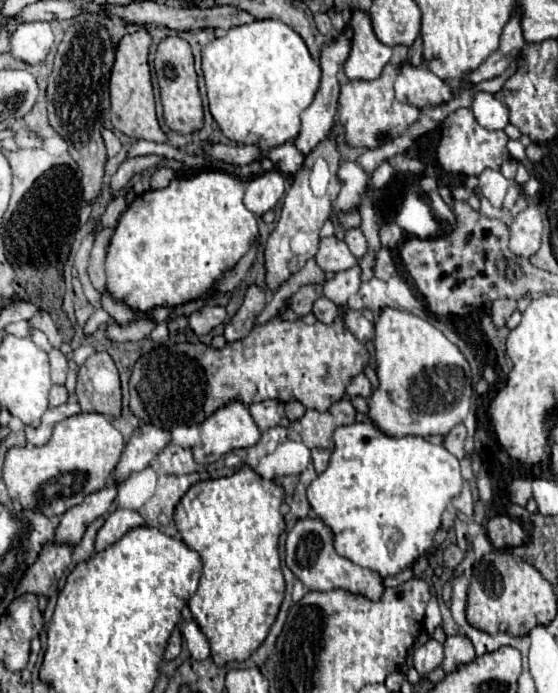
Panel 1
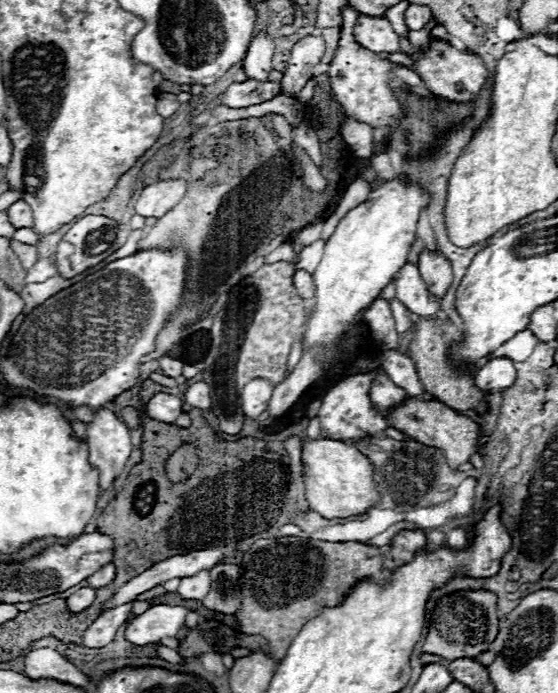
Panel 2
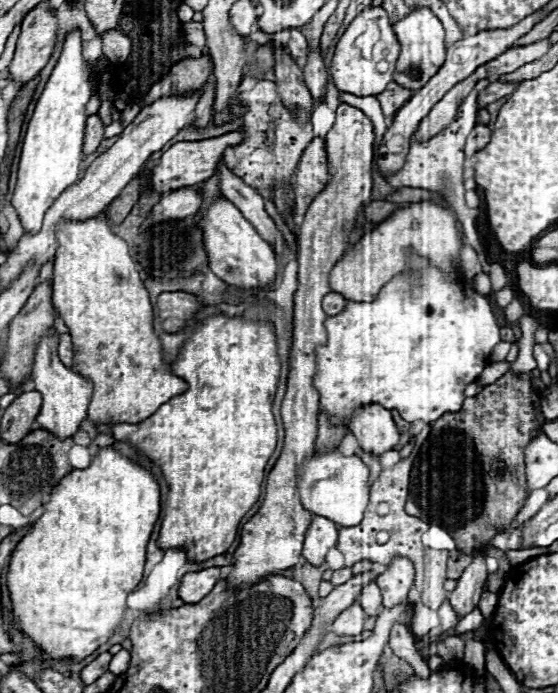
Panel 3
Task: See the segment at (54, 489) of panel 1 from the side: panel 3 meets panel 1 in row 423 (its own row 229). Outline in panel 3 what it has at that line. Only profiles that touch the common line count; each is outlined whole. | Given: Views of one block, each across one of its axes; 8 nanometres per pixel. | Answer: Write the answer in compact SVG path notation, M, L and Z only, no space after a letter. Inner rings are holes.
M104 218L86 222L60 222L58 226L60 248L54 260L54 306L66 322L74 344L74 370L94 382L94 396L88 406L88 420L94 426L114 426L116 422L142 422L152 416L164 402L188 390L188 384L170 374L164 360L160 338L154 330L154 312L140 282L136 262L128 254L128 244L118 238Z

